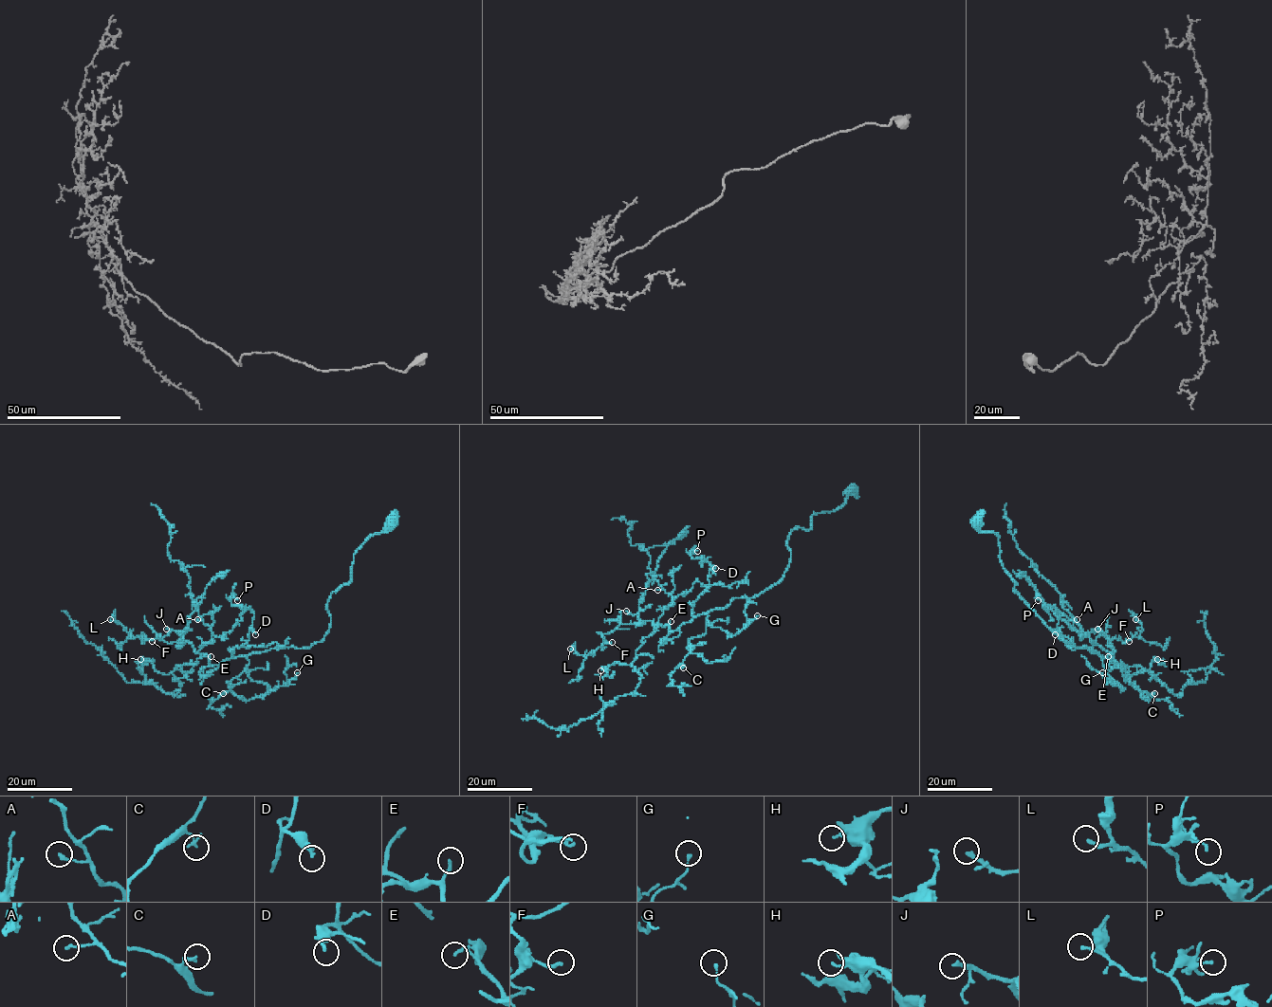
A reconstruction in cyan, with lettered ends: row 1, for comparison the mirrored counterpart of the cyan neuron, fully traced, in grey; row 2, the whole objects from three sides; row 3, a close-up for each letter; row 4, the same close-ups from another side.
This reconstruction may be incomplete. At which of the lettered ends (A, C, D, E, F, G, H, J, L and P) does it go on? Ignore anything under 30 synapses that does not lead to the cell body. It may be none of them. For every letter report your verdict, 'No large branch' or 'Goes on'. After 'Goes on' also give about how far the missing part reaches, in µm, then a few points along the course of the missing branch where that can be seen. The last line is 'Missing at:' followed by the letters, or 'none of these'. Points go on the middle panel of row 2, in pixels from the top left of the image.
A: No large branch
C: No large branch
D: No large branch
E: No large branch
F: No large branch
G: No large branch
H: No large branch
J: Goes on. Missing length about 45 µm. Course of what is missing: (626, 611), (625, 597), (620, 593), (612, 589), (604, 591), (588, 582), (585, 575), (588, 570), (587, 564)
L: No large branch
P: No large branch
Missing at: J

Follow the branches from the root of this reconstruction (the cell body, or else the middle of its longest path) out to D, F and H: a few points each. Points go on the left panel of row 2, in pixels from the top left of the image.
D: (392, 521), (354, 555), (351, 580), (328, 600), (322, 641), (233, 658), (248, 630), (255, 634)
F: (392, 521), (357, 550), (308, 647), (211, 665), (187, 641), (152, 641)
H: (392, 521), (354, 555), (351, 580), (328, 600), (322, 641), (218, 665), (202, 656), (168, 674), (140, 659)

